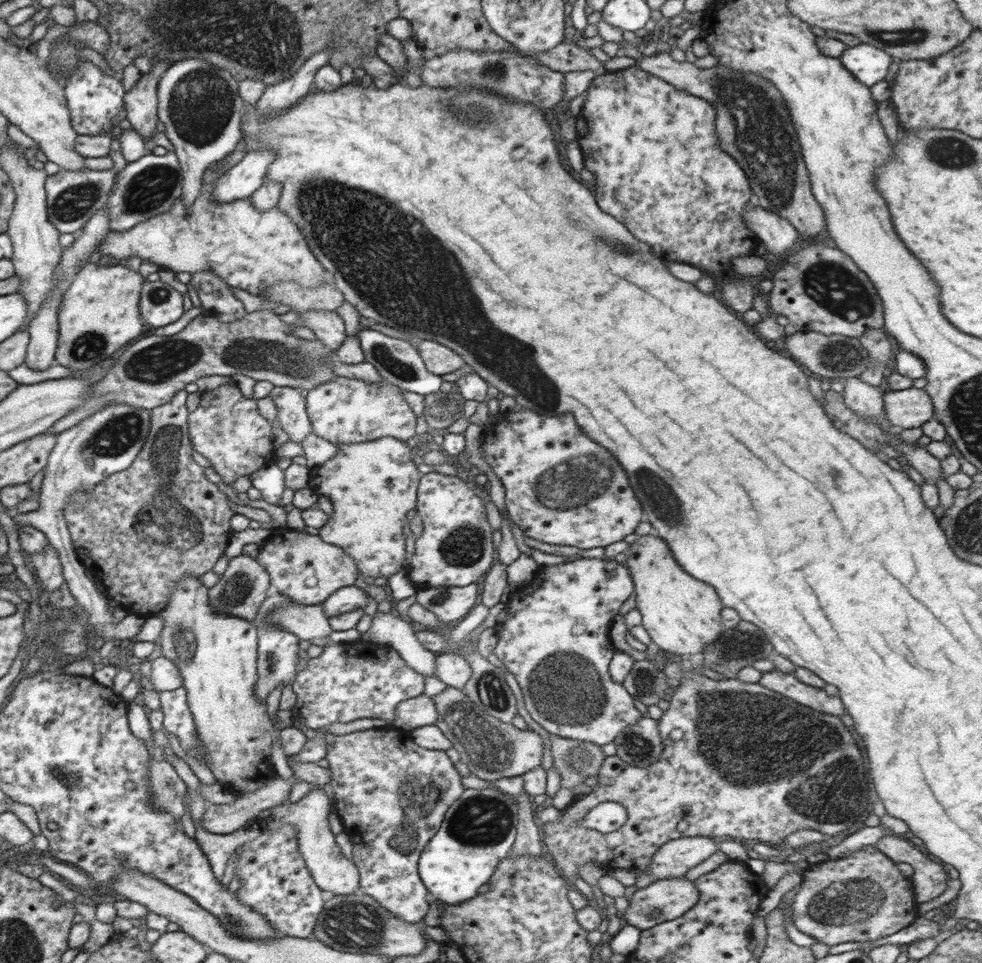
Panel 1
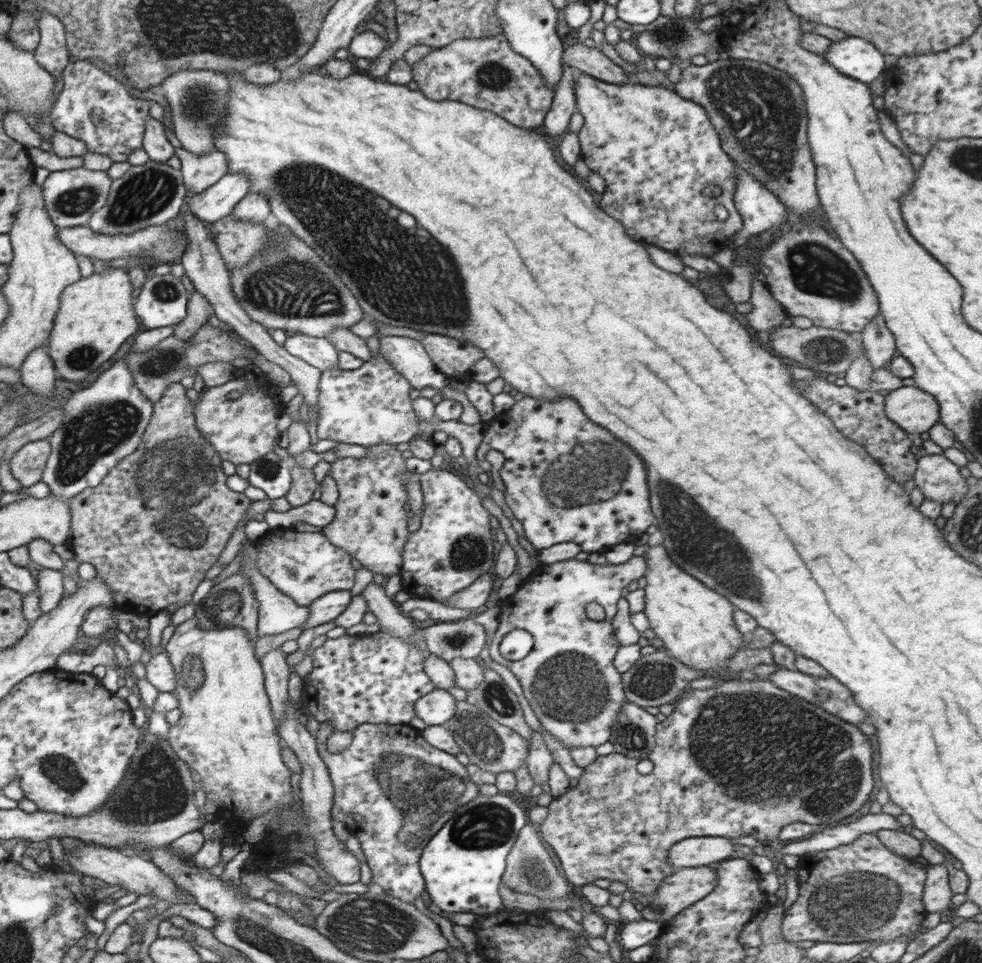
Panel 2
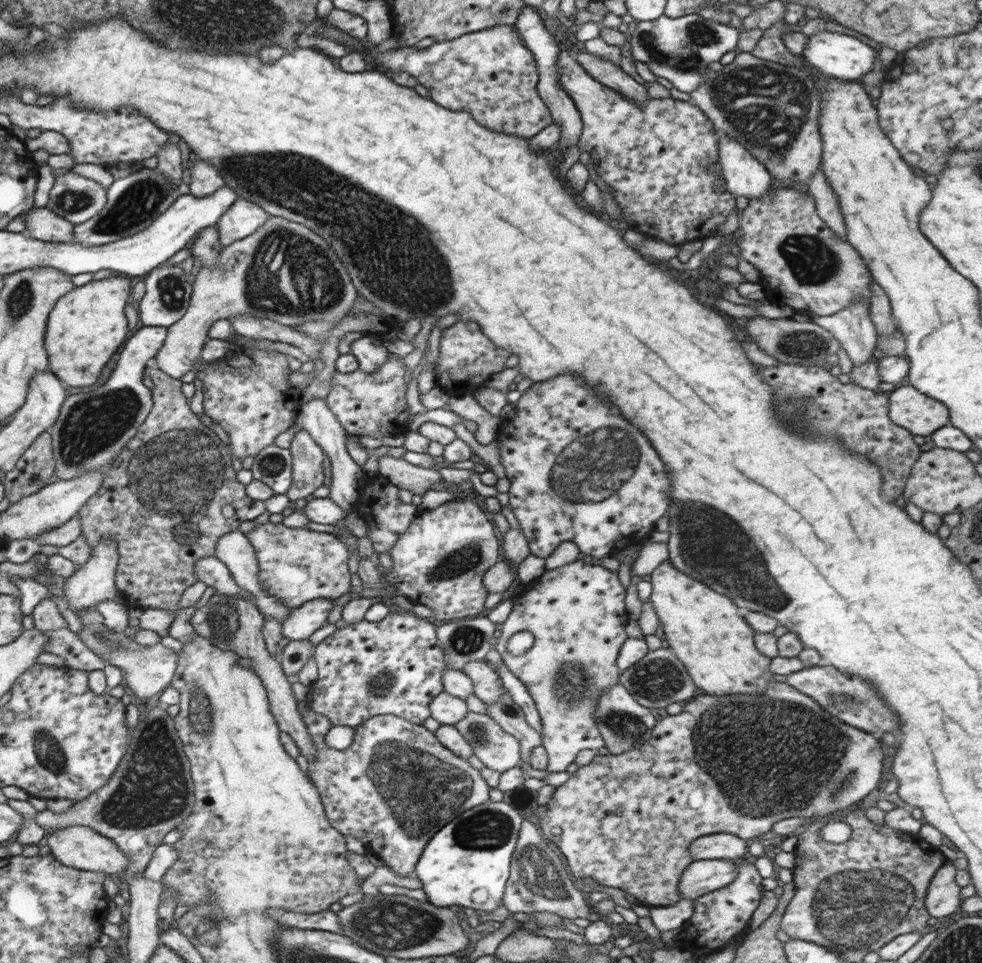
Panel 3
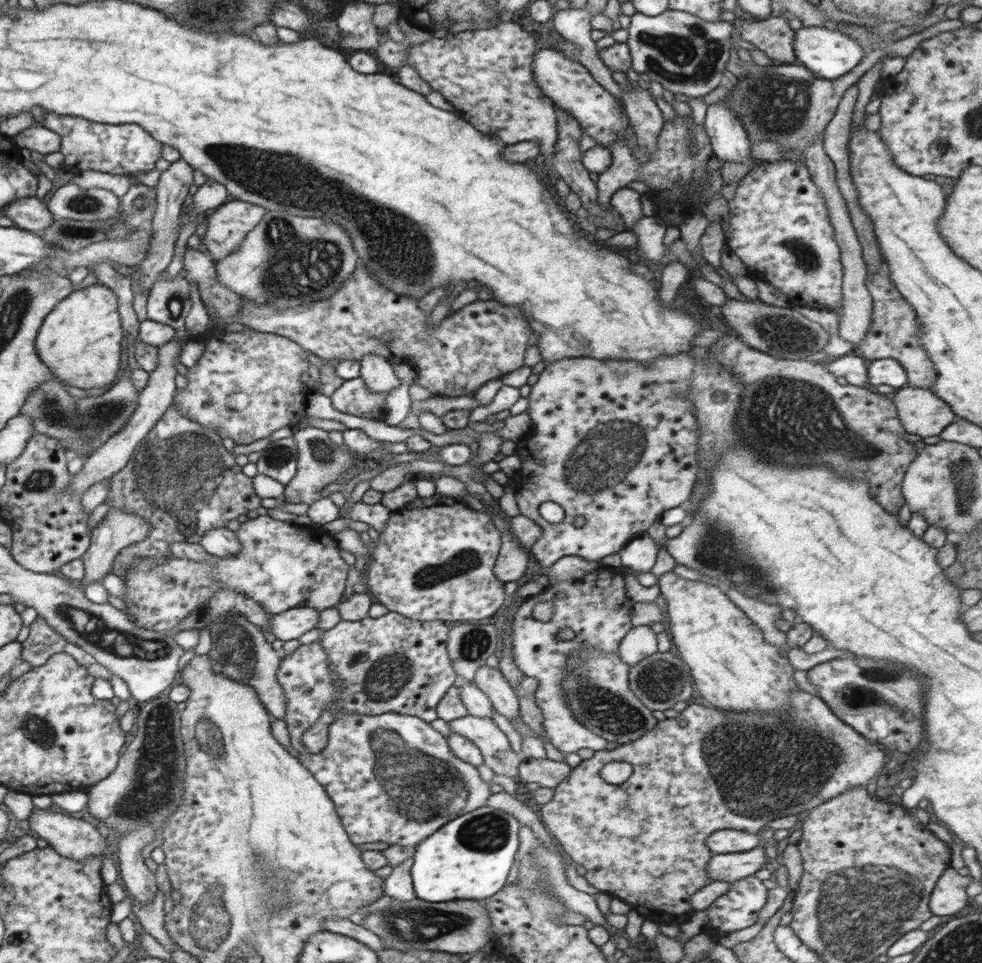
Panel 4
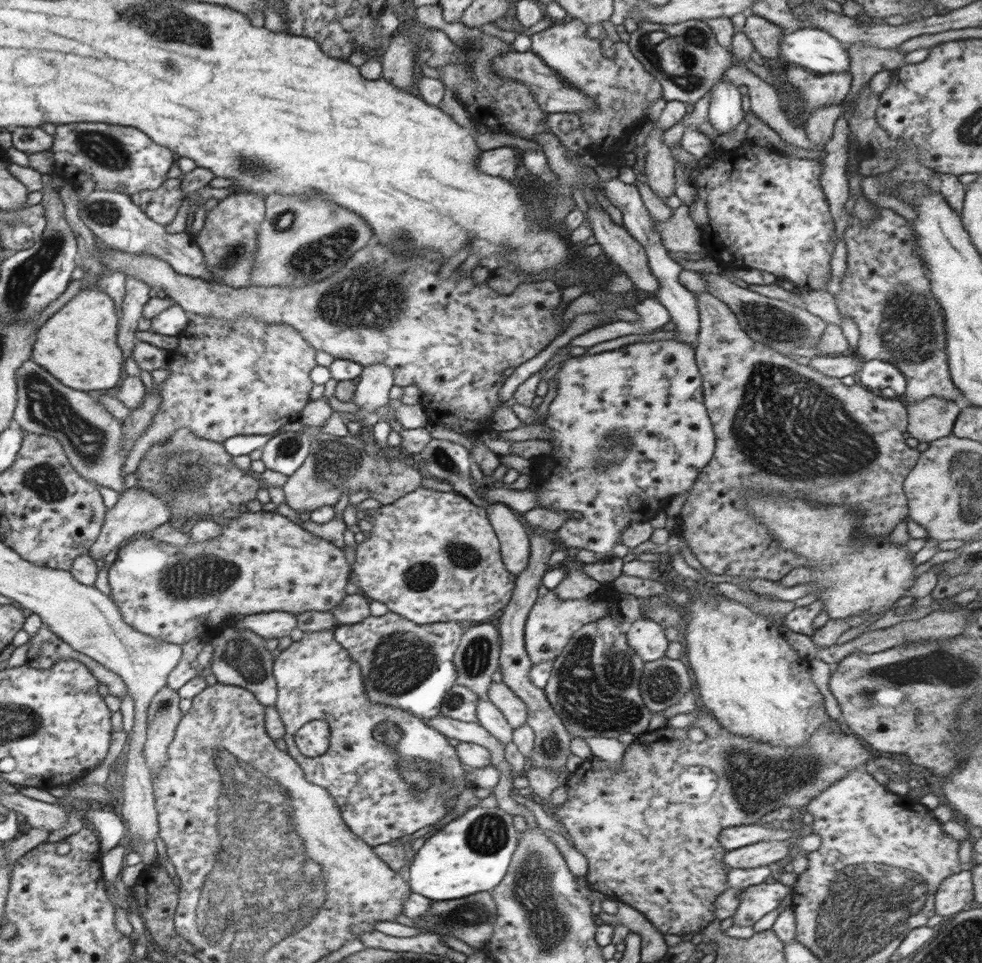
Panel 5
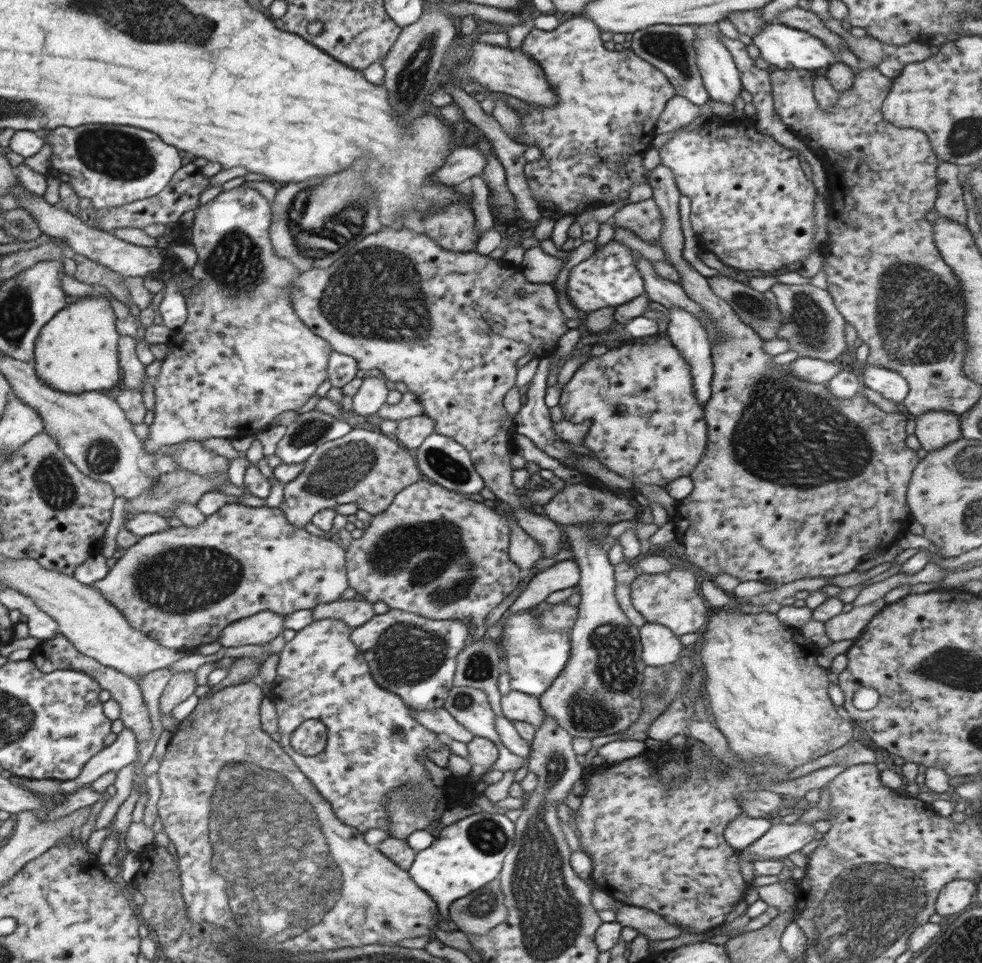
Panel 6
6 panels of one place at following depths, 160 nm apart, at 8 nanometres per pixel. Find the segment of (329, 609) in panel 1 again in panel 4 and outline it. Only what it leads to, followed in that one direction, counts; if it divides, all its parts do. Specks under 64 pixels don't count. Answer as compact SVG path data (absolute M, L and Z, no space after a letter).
M296 607L276 614L270 619L270 633L277 640L297 640L308 631L316 629L320 621L319 612L310 607Z

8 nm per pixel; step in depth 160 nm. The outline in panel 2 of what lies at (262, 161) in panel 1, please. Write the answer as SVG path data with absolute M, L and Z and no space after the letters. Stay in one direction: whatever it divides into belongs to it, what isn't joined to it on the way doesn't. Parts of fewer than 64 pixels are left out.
M227 173L206 191L192 196L188 201L188 214L212 224L232 213L236 204L248 195L250 187L251 181L244 174Z

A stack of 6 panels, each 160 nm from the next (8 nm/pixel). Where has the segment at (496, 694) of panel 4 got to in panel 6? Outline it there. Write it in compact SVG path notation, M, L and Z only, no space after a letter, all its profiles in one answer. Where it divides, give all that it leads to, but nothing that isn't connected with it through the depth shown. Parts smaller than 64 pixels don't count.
M512 690L501 697L502 714L511 721L524 721L538 728L546 719L545 712L539 699Z

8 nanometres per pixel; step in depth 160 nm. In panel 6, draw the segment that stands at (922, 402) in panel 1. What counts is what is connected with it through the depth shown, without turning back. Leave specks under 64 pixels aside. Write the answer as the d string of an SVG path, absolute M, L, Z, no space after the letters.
M934 410L920 414L914 419L916 422L914 436L917 436L921 448L928 453L963 437L961 422L956 414Z

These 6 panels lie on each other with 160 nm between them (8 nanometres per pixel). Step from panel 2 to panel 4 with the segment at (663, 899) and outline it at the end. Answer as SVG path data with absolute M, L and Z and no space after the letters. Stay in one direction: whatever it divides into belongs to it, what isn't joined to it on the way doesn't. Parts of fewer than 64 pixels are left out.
M765 845L748 852L715 854L709 858L706 874L711 880L736 882L758 872L766 862Z

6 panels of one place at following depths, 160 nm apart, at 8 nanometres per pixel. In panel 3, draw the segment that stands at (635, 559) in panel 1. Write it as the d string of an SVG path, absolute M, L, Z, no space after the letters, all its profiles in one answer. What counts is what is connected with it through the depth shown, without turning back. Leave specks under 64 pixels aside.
M669 560L658 565L654 572L650 573L652 592L649 601L660 619L660 625L664 628L664 638L676 657L684 664L694 685L704 691L704 694L714 696L727 696L728 694L762 694L774 678L774 673L769 670L772 659L762 655L756 649L757 635L746 623L743 612L724 594L714 592L703 582L690 578L680 572Z

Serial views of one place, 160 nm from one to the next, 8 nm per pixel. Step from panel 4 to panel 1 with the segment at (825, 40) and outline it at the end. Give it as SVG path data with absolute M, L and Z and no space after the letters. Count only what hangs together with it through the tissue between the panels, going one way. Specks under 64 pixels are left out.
M860 43L847 49L840 56L841 63L866 86L874 86L884 80L892 57L882 49Z

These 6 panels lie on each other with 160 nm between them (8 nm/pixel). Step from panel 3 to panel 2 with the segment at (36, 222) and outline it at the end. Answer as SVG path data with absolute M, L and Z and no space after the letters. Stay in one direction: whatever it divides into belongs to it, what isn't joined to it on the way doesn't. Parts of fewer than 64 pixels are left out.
M88 224L84 226L69 226L59 230L59 237L74 253L84 256L89 256L93 260L116 260L116 258L126 258L130 261L134 256L147 252L153 260L174 264L178 262L181 256L185 253L187 246L187 238L184 235L179 237L172 229L170 224L147 226L142 230L130 234L115 234L107 235L94 232Z

